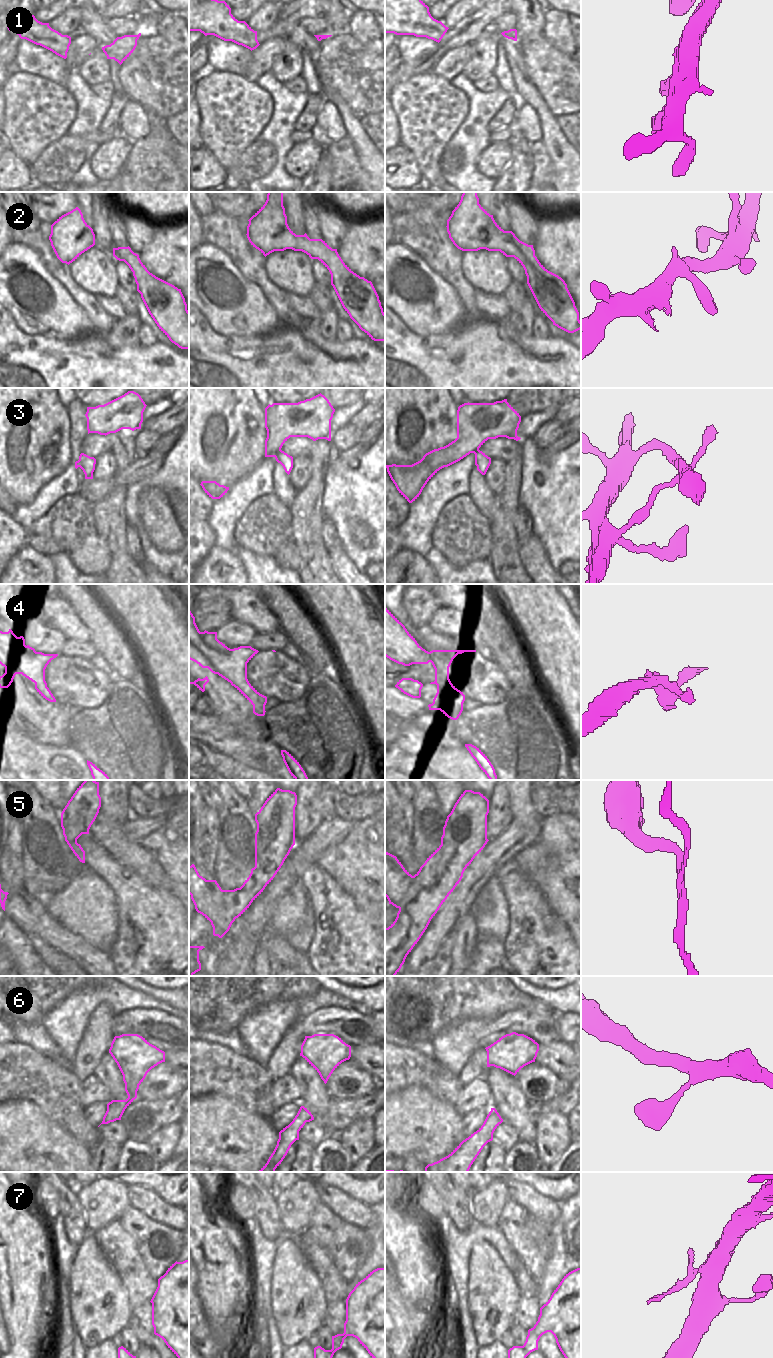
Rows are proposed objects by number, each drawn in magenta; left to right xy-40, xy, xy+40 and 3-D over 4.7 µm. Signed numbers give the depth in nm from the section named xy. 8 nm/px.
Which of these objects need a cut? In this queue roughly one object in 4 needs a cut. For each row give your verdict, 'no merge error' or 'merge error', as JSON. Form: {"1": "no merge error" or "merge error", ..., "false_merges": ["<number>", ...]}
{"1": "no merge error", "2": "no merge error", "3": "no merge error", "4": "no merge error", "5": "merge error", "6": "no merge error", "7": "no merge error", "false_merges": ["5"]}

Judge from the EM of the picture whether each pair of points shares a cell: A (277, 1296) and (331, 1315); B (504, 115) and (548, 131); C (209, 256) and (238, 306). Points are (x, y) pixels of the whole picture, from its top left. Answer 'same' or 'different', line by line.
A: different
B: different
C: same

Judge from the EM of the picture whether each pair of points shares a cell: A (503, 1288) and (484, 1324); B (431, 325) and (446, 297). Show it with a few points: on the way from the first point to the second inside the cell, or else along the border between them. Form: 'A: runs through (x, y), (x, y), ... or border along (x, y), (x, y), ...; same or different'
A: runs through (494, 1297), (485, 1315); same
B: runs through (438, 318), (441, 317), (442, 304); same

